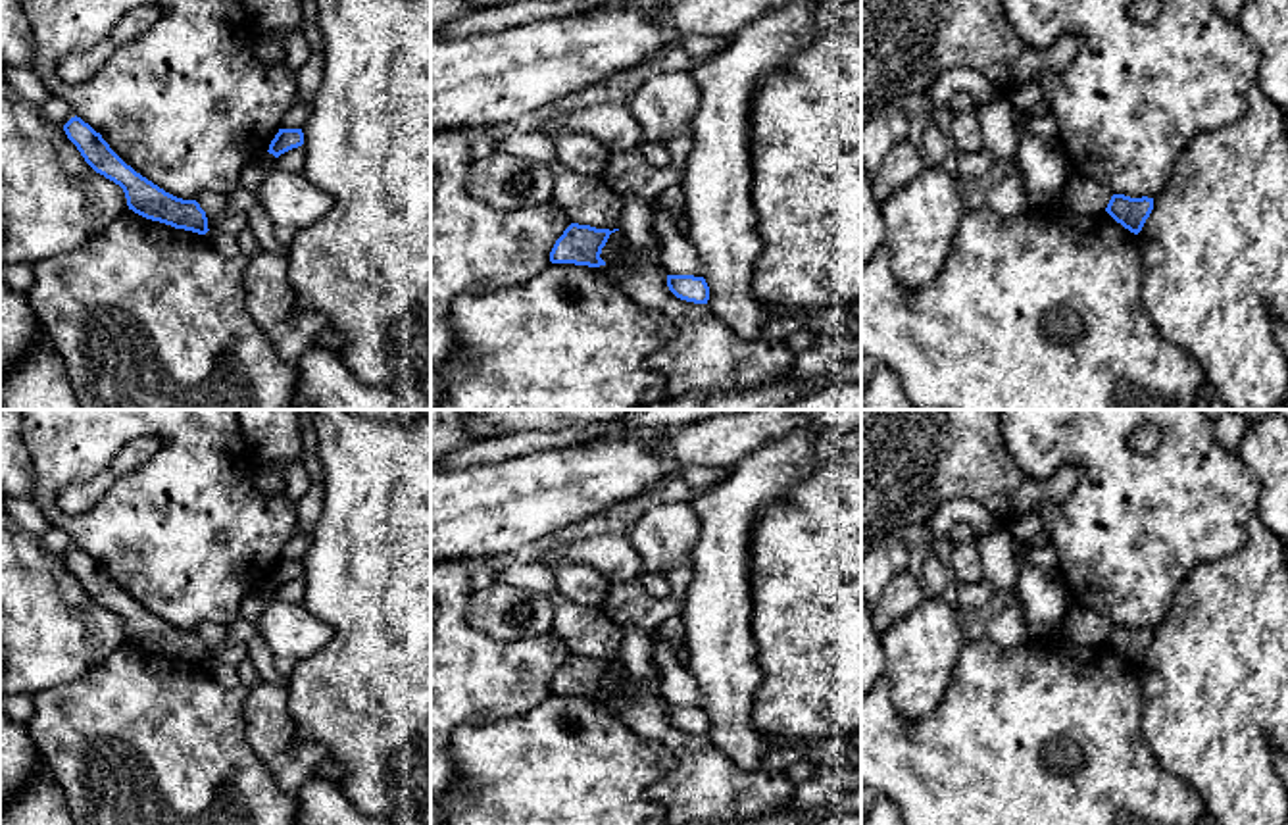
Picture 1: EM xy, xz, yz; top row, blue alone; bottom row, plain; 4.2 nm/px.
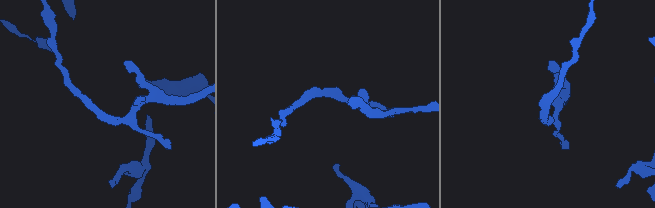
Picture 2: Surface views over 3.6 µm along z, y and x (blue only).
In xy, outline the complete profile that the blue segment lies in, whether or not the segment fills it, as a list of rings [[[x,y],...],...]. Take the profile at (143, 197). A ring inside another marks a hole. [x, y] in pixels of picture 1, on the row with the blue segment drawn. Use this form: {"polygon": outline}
{"polygon": [[[71,117],[63,125],[63,131],[96,173],[123,188],[129,210],[175,229],[198,235],[210,231],[206,212],[196,200],[177,198],[136,173],[110,148],[102,135],[81,117]]]}

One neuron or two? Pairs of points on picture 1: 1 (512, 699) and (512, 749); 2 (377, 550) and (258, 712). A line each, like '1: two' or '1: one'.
1: two
2: two

